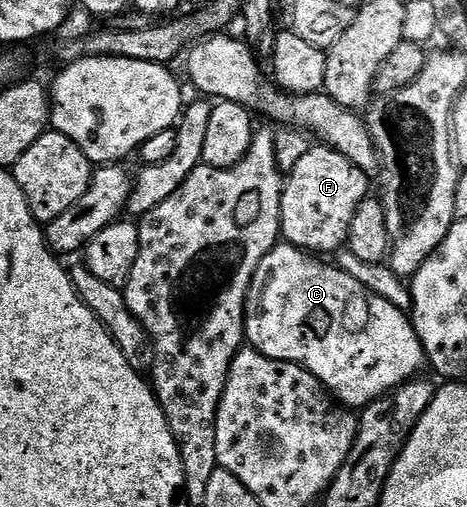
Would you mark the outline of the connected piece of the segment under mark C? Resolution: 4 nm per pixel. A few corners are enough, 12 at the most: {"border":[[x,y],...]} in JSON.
{"border":[[286,242],[245,340],[362,410],[427,364],[411,317]]}

